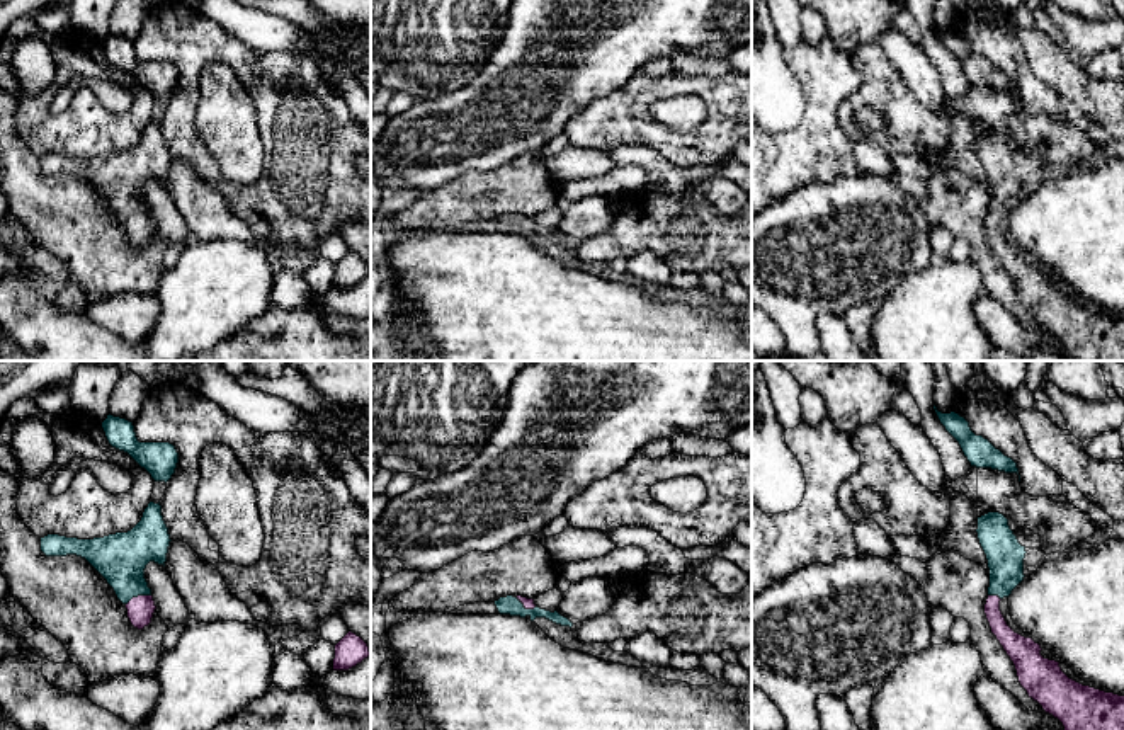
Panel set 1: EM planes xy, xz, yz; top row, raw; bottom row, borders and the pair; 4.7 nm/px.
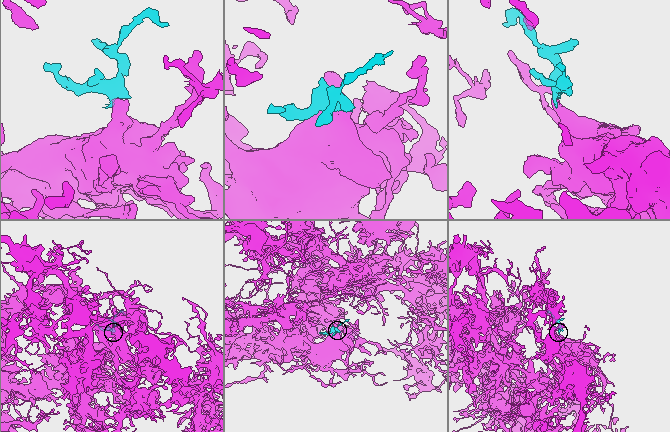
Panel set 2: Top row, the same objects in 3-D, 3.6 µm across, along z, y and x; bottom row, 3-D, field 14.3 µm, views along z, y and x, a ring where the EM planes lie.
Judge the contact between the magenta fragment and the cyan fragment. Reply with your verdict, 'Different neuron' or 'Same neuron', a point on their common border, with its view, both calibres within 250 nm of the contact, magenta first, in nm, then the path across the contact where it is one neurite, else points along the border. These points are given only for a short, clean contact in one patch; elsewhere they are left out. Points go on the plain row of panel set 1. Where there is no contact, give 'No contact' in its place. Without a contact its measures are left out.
Same neuron. Touches magenta at xy (138, 215). Thickness 130 nm (magenta) against 240 nm. Path across: xy (140, 228), (138, 215), (128, 201), (121, 177)

